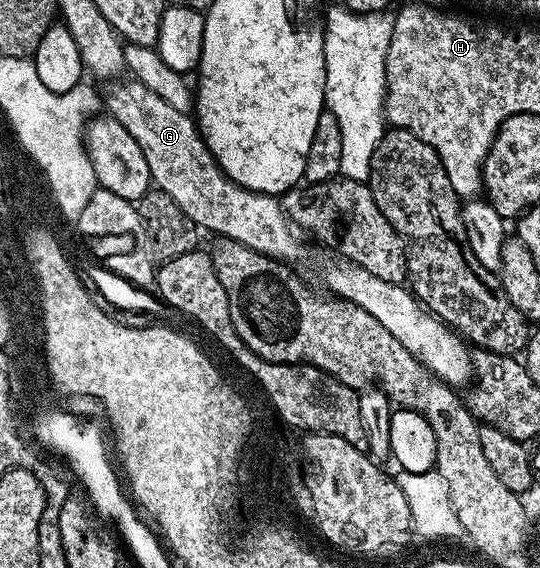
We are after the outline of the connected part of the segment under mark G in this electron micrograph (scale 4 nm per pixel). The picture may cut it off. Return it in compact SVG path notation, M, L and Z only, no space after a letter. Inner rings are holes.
M122 80L107 85L111 86L106 96L104 92L104 106L110 109L109 117L125 130L136 149L144 152L151 183L172 196L172 200L180 204L184 216L191 218L203 231L211 230L214 236L242 242L250 250L257 250L282 264L302 262L309 256L309 248L302 243L303 235L292 225L284 206L282 210L278 203L281 201L275 195L257 194L232 181L219 168L190 114L176 112L168 100L156 96L152 88L144 88L137 80L118 81Z

